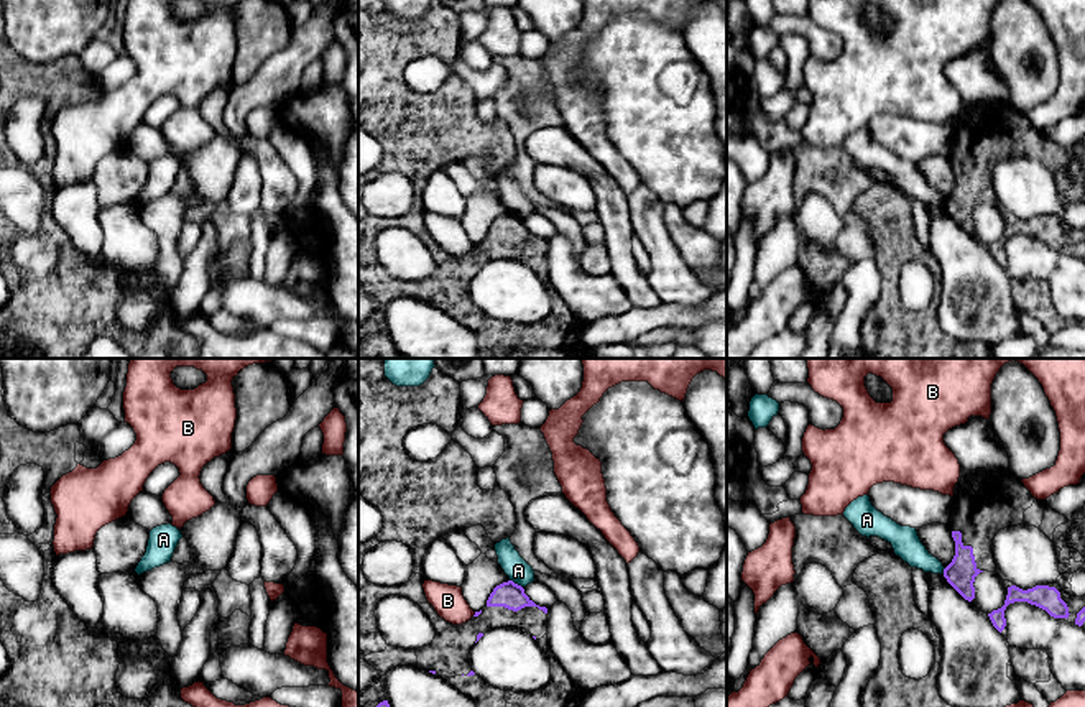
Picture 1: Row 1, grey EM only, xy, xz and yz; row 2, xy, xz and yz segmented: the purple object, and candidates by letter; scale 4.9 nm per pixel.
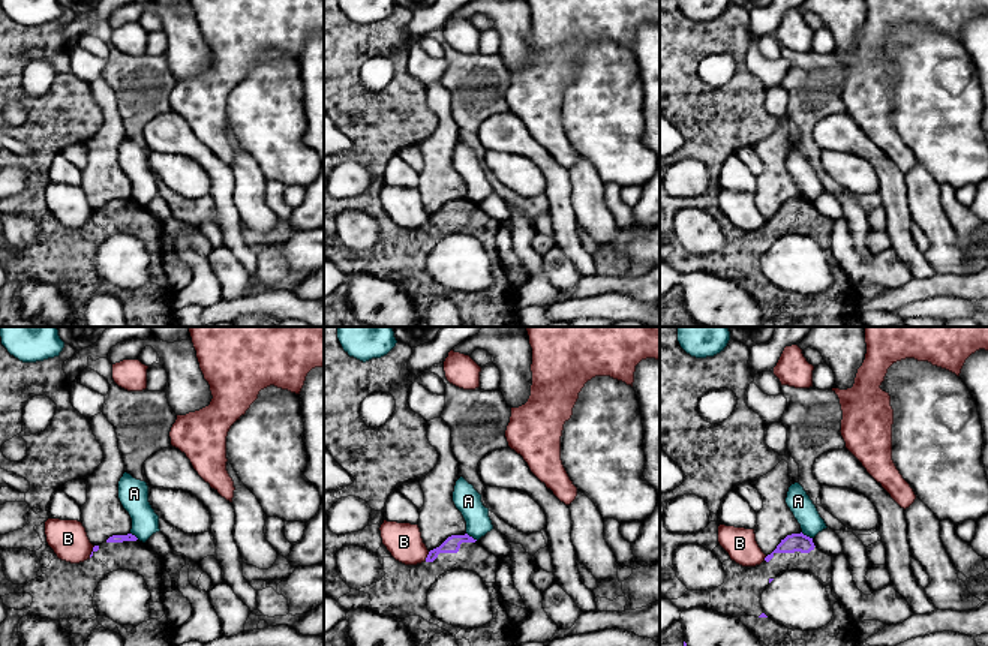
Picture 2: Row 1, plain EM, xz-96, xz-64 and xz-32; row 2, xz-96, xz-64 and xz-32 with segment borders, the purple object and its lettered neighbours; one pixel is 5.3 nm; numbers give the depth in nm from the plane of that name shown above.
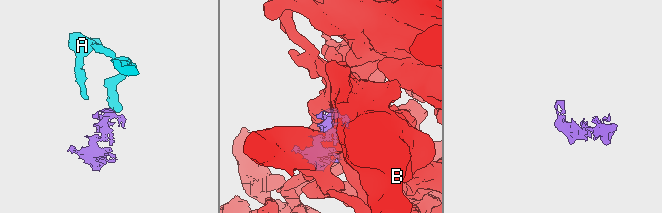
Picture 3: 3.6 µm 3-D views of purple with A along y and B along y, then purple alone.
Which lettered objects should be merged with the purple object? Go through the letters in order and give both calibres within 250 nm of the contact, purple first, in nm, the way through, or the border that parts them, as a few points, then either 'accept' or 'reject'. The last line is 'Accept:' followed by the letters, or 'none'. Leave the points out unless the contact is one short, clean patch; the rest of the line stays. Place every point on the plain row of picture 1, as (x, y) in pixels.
A: 130 nm thick on the purple side, 120 nm on the other; border along xz (510, 211), (521, 219); reject
B: 20 nm thick on the purple side, 160 nm on the other; reject
Accept: none

